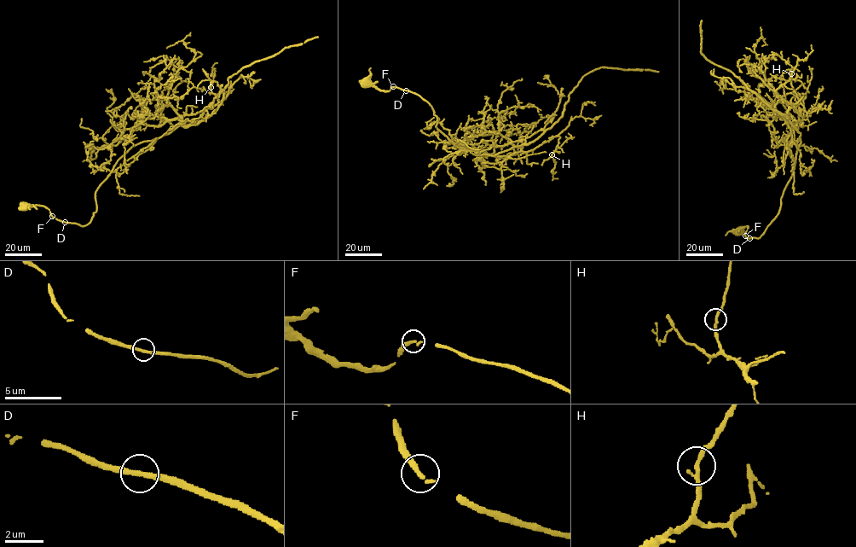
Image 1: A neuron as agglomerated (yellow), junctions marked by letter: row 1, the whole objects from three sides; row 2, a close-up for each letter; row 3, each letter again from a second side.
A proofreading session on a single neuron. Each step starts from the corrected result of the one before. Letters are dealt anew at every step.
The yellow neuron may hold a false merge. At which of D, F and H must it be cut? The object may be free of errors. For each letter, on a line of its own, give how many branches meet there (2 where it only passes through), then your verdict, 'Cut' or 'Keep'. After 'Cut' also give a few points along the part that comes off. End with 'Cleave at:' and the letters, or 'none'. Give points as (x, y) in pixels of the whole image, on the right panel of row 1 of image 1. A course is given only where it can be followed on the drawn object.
D: Branches: 2. Keep
F: Branches: 1. Keep
H: Branches: 2. Keep
Cleave at: none

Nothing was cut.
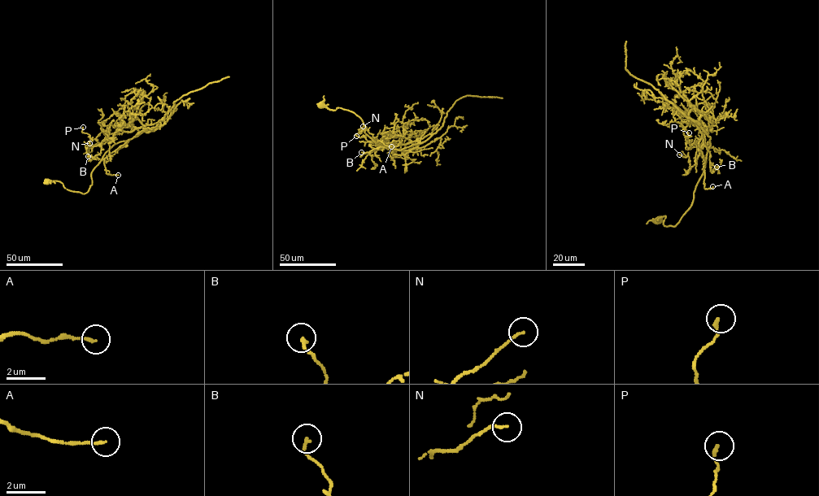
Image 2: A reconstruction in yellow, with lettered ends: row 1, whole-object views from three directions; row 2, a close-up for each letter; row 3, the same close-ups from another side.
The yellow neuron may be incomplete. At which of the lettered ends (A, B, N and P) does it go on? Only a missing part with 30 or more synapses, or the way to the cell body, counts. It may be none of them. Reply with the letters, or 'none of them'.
none of them

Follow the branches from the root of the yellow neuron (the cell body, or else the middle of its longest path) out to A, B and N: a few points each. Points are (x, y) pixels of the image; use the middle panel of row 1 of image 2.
A: (320, 106), (353, 111), (361, 119), (365, 133), (388, 149), (401, 150), (420, 141), (377, 141), (391, 146)
B: (320, 106), (353, 111), (361, 119), (365, 133), (376, 143), (388, 149), (401, 150), (420, 141), (361, 152)
N: (320, 106), (353, 111), (365, 133), (388, 149), (417, 146), (379, 145), (366, 129), (359, 133), (363, 126)

